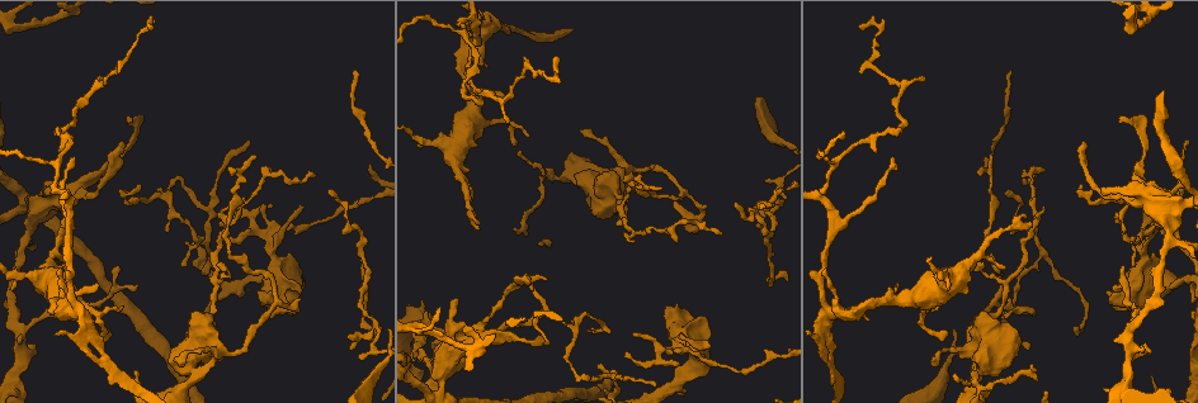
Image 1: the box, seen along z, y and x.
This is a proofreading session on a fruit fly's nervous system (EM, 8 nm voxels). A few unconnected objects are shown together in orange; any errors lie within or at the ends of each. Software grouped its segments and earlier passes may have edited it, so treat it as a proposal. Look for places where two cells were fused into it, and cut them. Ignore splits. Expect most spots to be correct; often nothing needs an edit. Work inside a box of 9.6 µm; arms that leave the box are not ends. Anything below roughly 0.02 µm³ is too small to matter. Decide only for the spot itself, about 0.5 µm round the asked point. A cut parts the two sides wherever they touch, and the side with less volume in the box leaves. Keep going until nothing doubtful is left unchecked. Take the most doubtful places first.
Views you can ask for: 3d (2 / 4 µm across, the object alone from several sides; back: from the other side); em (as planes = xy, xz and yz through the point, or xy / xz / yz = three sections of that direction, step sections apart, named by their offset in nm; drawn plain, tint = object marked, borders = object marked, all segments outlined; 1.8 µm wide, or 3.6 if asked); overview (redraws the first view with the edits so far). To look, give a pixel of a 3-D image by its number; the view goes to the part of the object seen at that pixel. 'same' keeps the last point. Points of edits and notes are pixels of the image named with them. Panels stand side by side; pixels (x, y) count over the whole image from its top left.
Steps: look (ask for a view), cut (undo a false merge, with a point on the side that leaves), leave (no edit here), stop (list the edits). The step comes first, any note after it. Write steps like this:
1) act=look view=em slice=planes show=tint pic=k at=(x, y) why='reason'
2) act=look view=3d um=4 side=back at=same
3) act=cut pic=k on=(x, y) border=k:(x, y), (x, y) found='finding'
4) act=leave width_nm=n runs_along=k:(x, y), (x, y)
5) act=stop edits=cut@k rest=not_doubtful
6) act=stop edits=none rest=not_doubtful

act=look view=3d um=2 pic=1 at=(1145, 244) why='sharp bend'

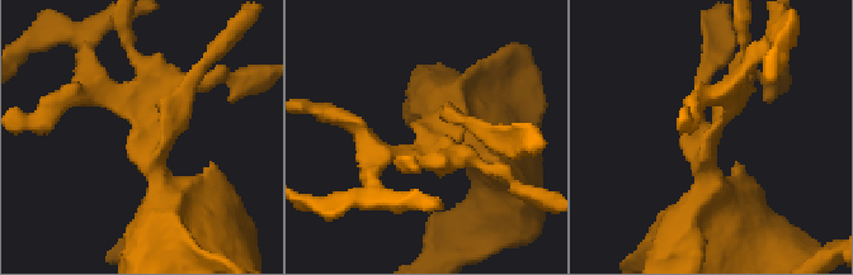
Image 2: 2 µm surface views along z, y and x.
act=look view=em slice=xy step=16 show=tint pic=2 at=(438, 136)

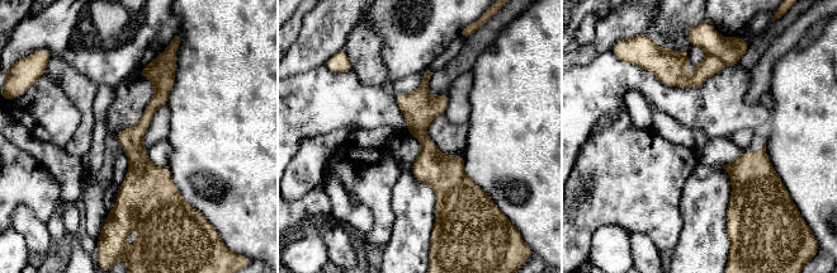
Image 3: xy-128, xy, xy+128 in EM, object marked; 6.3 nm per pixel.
act=cut pic=3 on=(731, 50) width_nm=160 border=3:(708, 52), (717, 56), (726, 65) found='a second cell is stuck on'

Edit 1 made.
act=look view=em slice=planes show=borders pic=1 at=(676, 379) why='thick turns thin'

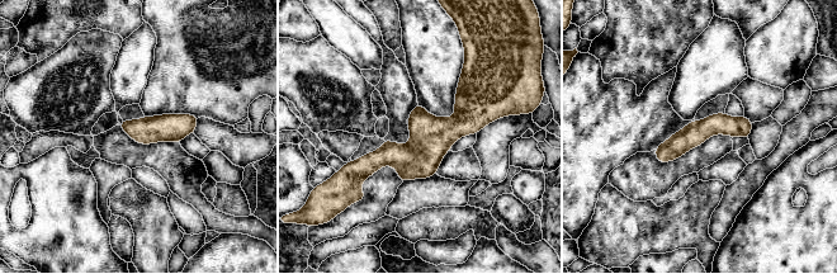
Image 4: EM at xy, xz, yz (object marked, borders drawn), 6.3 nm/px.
act=leave runs_along=4:(493, 113), (351, 164) found='one cell here'

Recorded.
act=look view=em slice=planes show=tint pic=1 at=(1125, 382) why='abrupt turn'

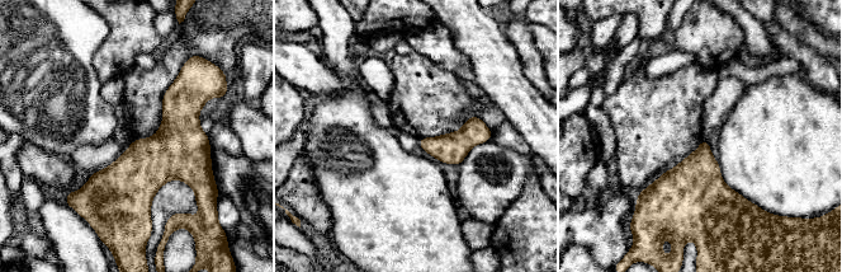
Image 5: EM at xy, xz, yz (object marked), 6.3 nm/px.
act=leave found='continuous, no second cell'

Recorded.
act=look view=em slice=planes show=tint pic=1 at=(18, 328) why='three-way junction'

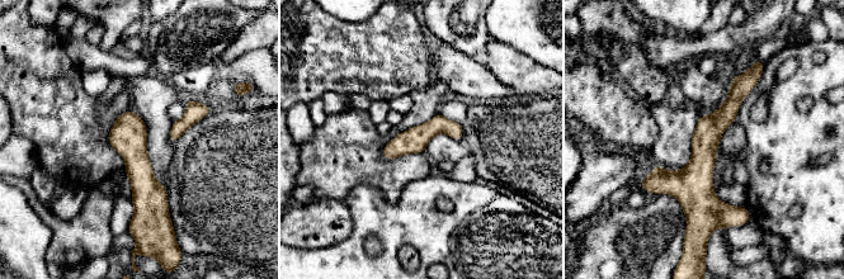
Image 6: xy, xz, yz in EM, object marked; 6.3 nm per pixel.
act=leave runs_along=6:(746, 75), (707, 133), (699, 214) found='one cell here'

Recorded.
act=look view=3d um=4 pic=1 at=(484, 32) why='sharp bend'

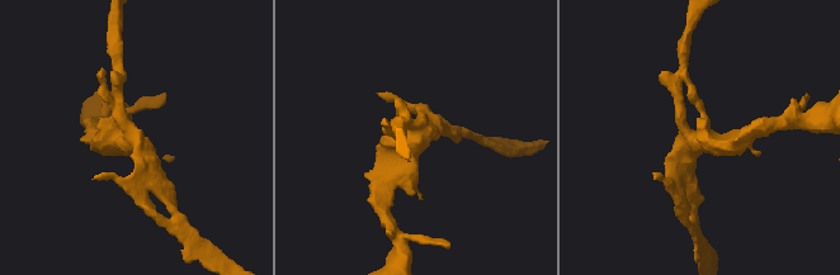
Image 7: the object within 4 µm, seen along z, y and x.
act=look view=em um=3.6 slice=planes show=tint pic=7 at=(132, 144) why='shape alone is not enough'

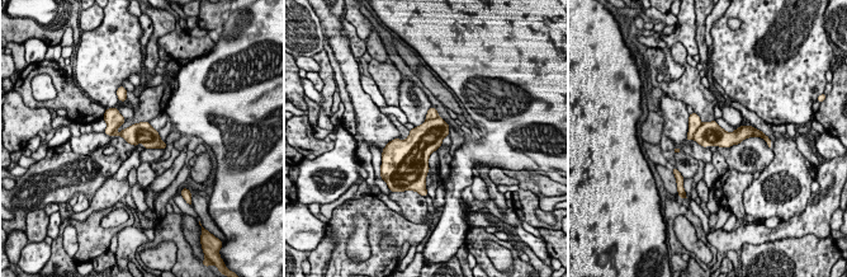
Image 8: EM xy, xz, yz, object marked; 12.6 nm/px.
act=leave width_nm=300 found='continuous, no second cell'

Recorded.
act=look view=em slice=planes show=tint pic=1 at=(197, 376) why='sharp bend'

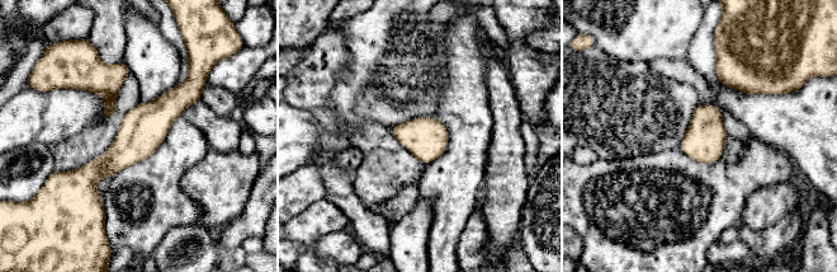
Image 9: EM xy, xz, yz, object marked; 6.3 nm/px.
act=leave runs_along=9:(198, 97), (71, 179) found='continuous, no second cell'

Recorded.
act=look view=3d um=4 pic=1 at=(71, 191) why='thin arm on a thick one'

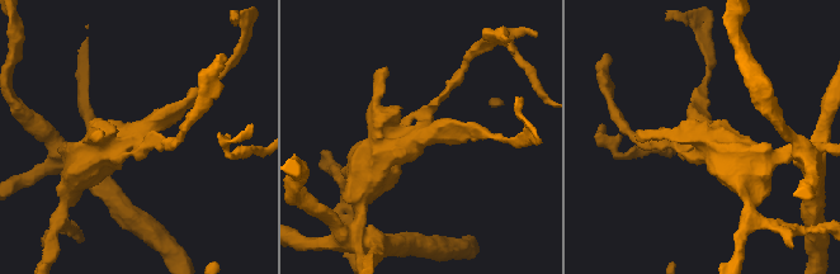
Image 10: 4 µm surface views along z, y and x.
act=look view=em slice=xy step=16 show=tint pic=10 at=(417, 136) arms=3

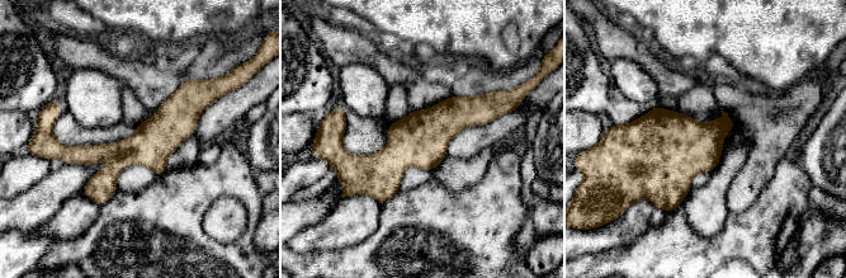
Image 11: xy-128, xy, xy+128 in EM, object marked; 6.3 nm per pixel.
act=look view=em slice=xz step=16 show=tint at=same

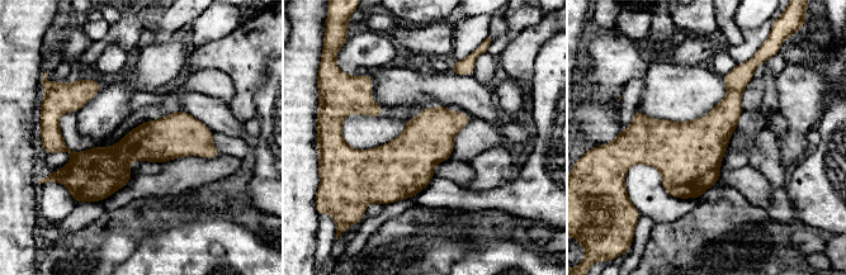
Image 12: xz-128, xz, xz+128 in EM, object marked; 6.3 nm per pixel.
act=leave runs_along=12:(213, 153), (135, 145), (72, 166) found='one cell here'

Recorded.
act=stop edits=cut@3 rest=not_doubtful

